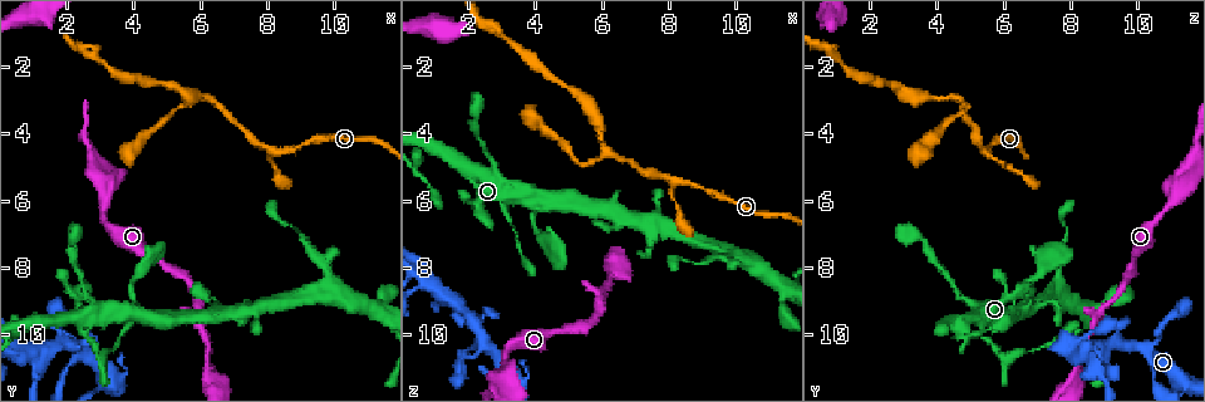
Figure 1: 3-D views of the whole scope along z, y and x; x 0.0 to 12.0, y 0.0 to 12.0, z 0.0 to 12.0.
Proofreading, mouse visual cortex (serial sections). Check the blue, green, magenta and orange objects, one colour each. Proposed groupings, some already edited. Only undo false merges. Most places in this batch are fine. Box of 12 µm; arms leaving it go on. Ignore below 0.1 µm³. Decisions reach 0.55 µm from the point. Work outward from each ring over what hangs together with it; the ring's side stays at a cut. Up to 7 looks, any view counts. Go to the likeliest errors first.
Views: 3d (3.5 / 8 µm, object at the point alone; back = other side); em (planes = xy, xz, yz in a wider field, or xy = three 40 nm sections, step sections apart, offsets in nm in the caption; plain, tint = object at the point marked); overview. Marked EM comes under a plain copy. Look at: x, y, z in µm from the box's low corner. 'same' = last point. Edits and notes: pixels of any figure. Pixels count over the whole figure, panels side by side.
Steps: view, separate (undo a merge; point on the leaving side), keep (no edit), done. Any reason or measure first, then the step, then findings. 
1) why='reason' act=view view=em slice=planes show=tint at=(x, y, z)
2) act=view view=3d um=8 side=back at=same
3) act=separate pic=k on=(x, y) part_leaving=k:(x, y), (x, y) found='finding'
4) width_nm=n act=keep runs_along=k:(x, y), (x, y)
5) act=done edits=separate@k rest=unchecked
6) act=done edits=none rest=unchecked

act=view view=3d um=3.5 at=(6.2, 2.8, 4.6)

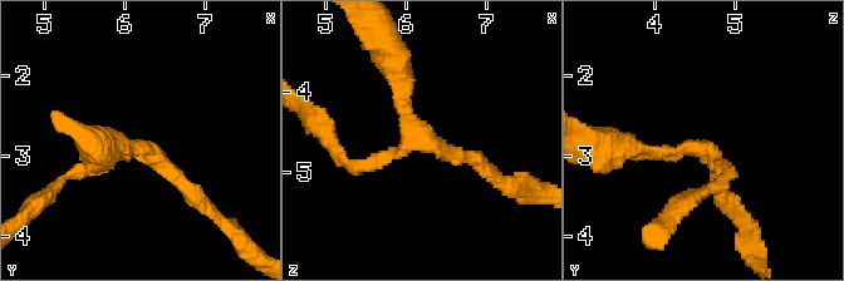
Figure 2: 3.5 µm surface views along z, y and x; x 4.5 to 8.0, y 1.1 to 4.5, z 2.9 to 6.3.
arm_widths_nm=200,200,200 act=keep runs_along=2:(485, 167), (411, 122), (400, 64) found='one cell here'

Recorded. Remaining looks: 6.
why='two arms in line, one across' act=view view=3d um=3.5 at=(6.4, 11.2, 8.1)

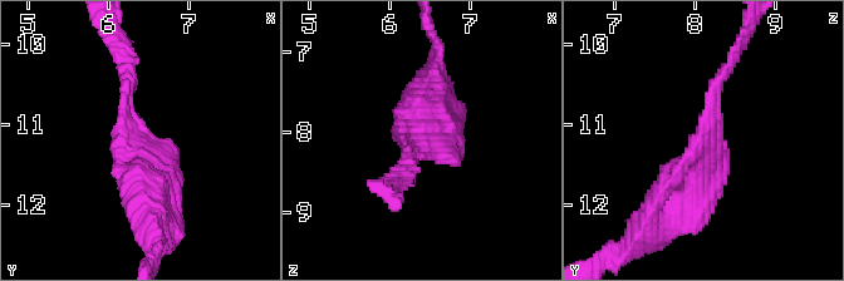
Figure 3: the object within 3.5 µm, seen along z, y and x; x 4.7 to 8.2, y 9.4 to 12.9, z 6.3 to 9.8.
why='shape alone is not enough' act=view view=em slice=xy step=5 show=tint at=(6.30, 11.20, 8.10)

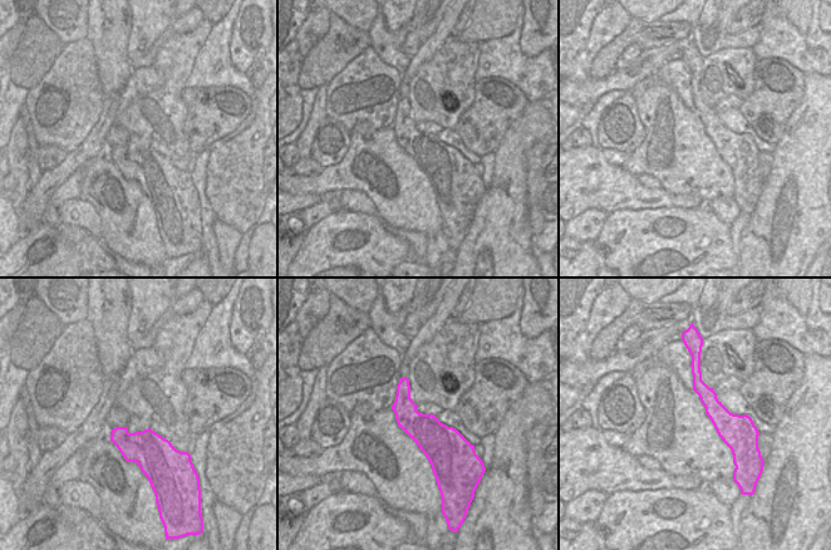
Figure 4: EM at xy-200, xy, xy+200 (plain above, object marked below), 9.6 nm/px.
act=keep runs_along=4:(694, 368), (736, 452) found='all the same cell'

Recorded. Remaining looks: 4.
why='branch point' act=view view=3d um=8 at=(4.0, 9.4, 5.8)

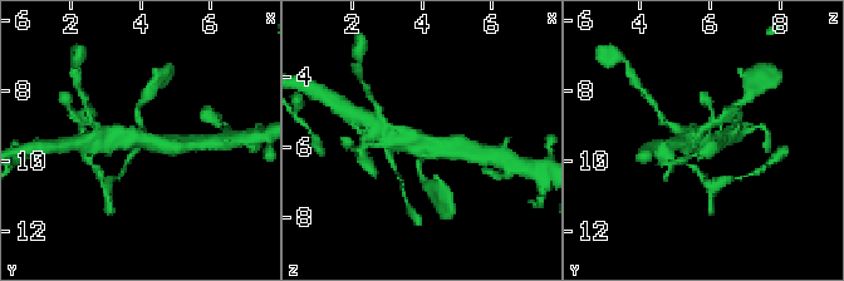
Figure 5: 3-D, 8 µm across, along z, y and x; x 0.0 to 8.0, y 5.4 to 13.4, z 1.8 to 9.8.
why='now the EM' act=view view=em slice=planes show=tint at=(3.9, 9.4, 5.8)

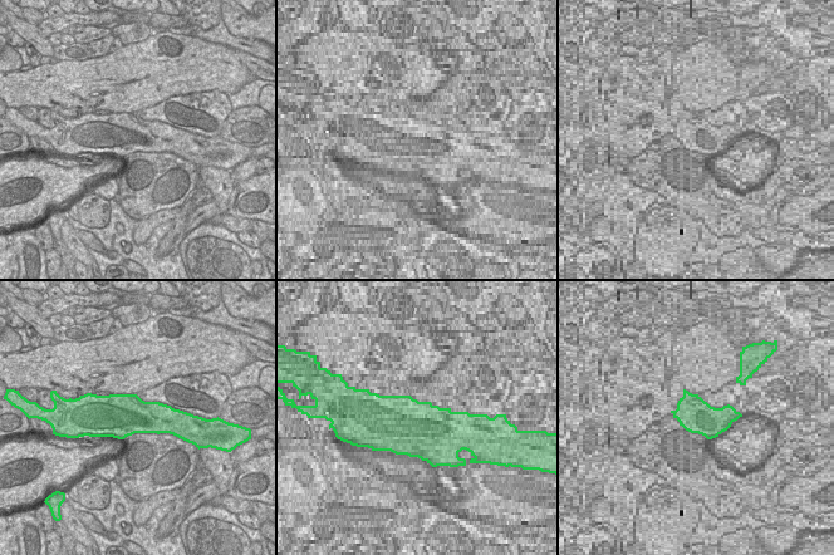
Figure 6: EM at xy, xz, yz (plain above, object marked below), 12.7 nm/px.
width_nm=550 act=keep runs_along=5:(383, 132), (389, 138), (456, 148) found='one cell here'

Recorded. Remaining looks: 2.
act=done edits=none rest=unchecked

